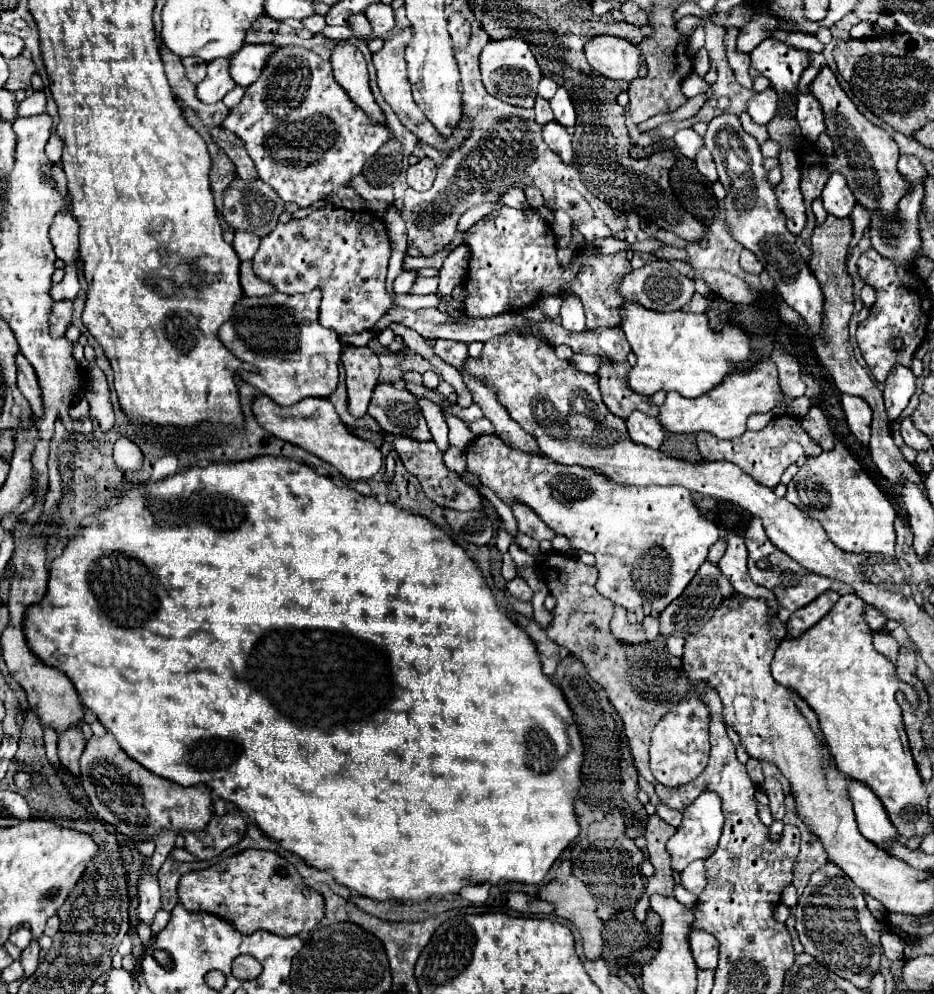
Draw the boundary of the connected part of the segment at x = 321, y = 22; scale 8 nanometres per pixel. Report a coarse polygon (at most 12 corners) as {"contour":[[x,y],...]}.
{"contour":[[311,14],[303,18],[303,26],[321,32],[327,24],[323,16]]}

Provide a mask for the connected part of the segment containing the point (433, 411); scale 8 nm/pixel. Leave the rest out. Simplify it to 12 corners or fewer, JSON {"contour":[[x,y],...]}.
{"contour":[[419,398],[421,410],[433,434],[433,442],[447,452],[447,422],[441,408],[425,398]]}

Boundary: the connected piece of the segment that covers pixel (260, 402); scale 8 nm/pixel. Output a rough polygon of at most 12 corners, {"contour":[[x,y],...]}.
{"contour":[[257,394],[261,428],[369,480],[381,452],[353,436],[325,398],[277,406]]}

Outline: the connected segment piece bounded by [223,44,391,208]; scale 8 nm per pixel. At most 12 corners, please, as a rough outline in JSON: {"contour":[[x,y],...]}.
{"contour":[[277,46],[223,128],[311,206],[391,138],[331,62]]}

